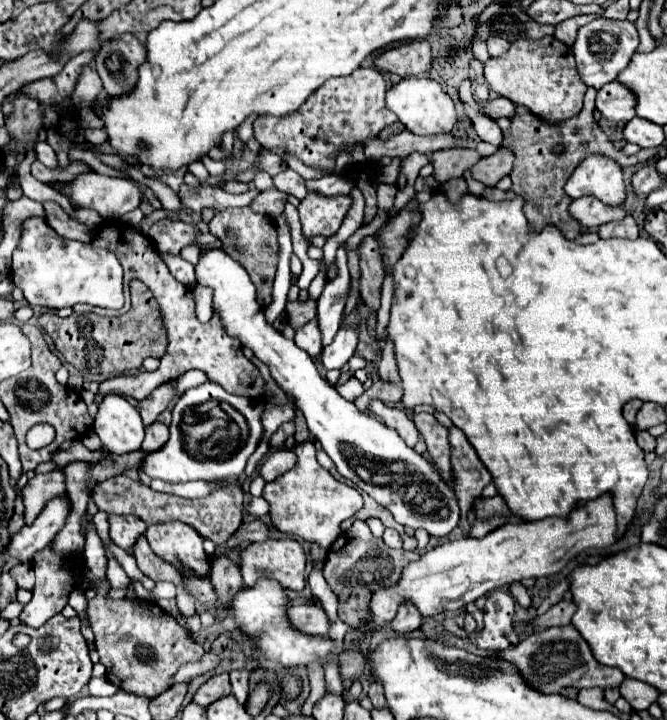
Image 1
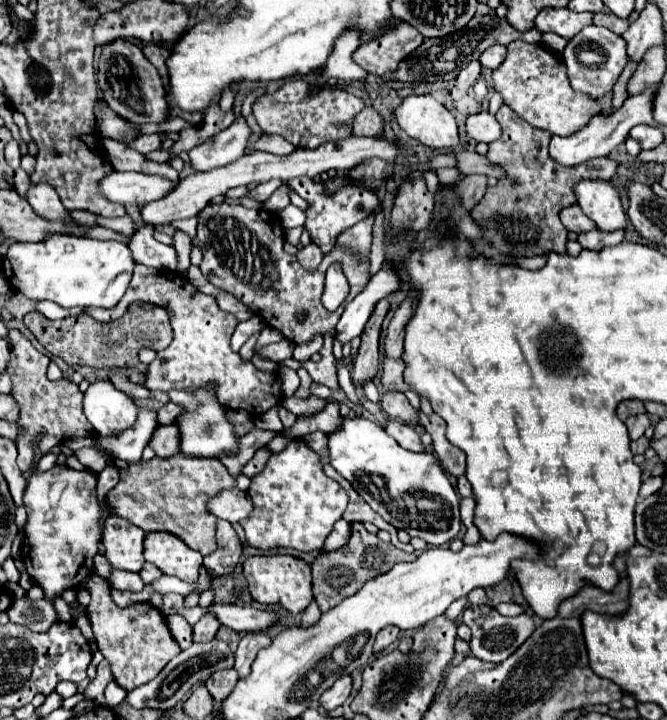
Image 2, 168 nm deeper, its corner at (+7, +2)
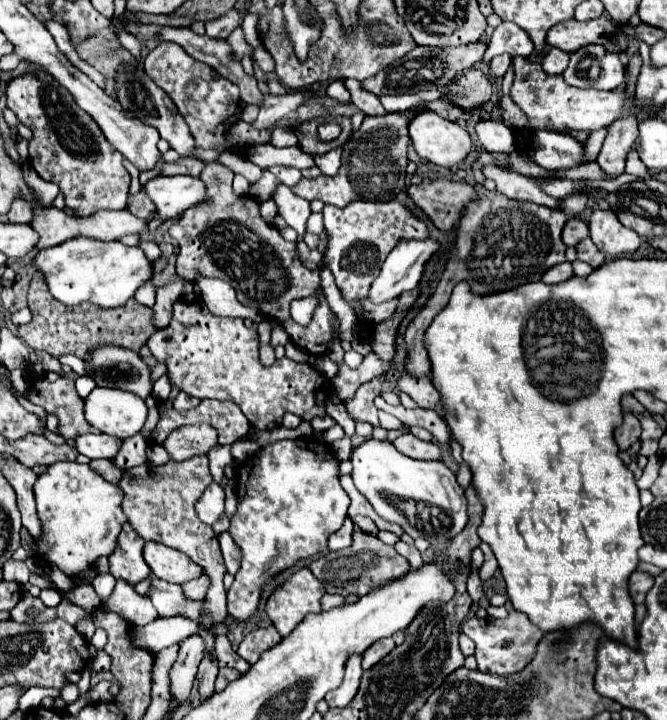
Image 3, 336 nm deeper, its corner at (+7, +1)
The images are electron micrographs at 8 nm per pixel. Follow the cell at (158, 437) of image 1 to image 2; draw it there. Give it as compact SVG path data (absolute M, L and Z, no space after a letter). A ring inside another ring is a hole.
M174 424L158 426L152 434L152 440L150 440L150 448L160 458L168 458L172 454L178 454L178 448L180 448L178 444L180 444L180 434Z

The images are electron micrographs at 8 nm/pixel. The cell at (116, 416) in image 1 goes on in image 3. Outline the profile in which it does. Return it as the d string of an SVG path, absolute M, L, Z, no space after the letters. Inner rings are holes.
M96 387L86 403L86 421L98 431L126 439L136 435L148 415L146 403L130 391Z

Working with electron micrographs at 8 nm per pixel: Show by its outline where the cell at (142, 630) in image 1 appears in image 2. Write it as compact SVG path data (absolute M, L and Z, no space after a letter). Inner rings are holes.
M92 574L82 582L82 588L86 588L92 594L92 602L86 608L86 614L90 618L94 638L98 644L98 650L102 656L110 662L112 674L116 684L120 684L124 690L132 690L140 684L146 684L158 672L180 652L180 646L172 632L166 626L164 614L154 608L152 604L130 604L126 608L120 608L110 598L110 584L108 580Z

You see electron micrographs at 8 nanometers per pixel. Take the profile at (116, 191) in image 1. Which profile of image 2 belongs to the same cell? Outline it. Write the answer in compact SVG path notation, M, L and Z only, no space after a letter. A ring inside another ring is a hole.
M110 172L108 176L104 176L100 182L98 182L98 192L110 200L110 202L116 202L116 204L138 204L138 206L144 206L152 200L158 200L160 196L166 196L170 190L172 190L172 182L170 180L162 180L160 176L148 176L148 174L140 174L140 172Z

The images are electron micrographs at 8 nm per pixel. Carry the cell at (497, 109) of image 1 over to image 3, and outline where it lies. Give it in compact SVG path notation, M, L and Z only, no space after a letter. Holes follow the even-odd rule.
M432 101L420 107L414 107L408 113L386 113L378 117L366 117L360 129L352 135L352 139L342 149L342 167L336 175L318 175L314 179L300 179L292 191L306 199L320 199L334 207L346 207L352 201L392 201L400 191L406 189L406 167L408 167L408 123L416 117L416 113L430 109L444 119L458 121L464 111L456 109L456 105L448 105L444 101Z

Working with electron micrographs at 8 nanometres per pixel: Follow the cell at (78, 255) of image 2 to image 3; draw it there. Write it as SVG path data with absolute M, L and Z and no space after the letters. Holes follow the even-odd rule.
M76 237L62 245L38 251L34 265L46 275L50 293L70 307L84 301L104 309L120 307L134 297L136 289L152 279L152 263L138 245L126 247L120 241L98 241L88 237Z

